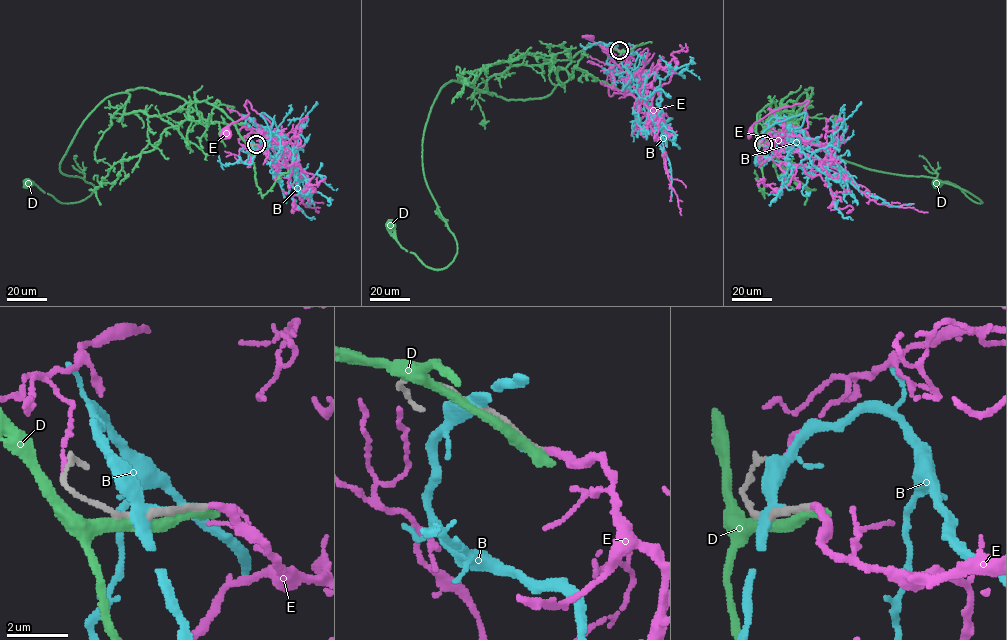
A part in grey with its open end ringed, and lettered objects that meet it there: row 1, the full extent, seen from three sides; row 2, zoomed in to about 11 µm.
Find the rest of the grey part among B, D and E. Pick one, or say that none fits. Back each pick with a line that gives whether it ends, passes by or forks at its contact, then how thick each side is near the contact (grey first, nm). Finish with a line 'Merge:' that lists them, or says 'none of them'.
E: It ends there. Thickness 240 nm (grey) against 280 nm
Merge: E

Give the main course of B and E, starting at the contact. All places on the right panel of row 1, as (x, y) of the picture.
B: (761, 144), (767, 138), (783, 151), (794, 131), (803, 131), (835, 156), (860, 191), (890, 206), (913, 204)
E: (762, 144), (794, 152), (809, 136), (794, 127), (785, 141), (808, 156), (783, 187), (782, 162), (850, 177)

